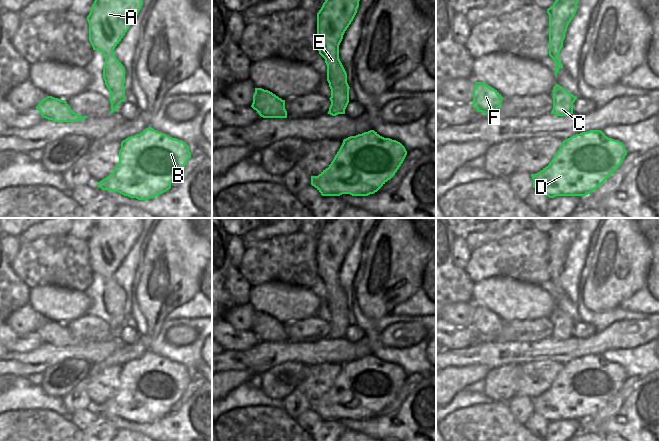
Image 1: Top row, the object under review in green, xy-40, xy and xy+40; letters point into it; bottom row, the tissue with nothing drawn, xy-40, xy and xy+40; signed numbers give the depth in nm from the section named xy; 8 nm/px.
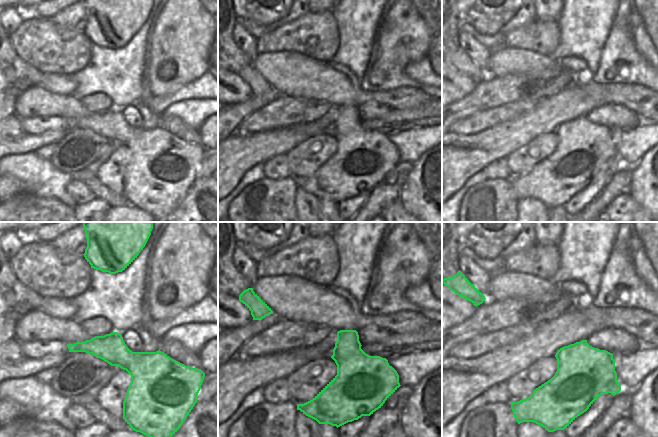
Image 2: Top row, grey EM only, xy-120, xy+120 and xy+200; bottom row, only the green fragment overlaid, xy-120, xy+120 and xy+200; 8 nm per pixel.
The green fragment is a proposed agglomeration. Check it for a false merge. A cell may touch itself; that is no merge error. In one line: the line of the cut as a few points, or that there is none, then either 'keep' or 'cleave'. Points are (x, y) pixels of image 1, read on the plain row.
cut none; keep

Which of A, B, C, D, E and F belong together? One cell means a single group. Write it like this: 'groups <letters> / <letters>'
groups A B C D E F

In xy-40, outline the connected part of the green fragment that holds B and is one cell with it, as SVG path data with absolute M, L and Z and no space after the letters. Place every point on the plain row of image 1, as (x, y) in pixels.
M149 350L140 358L121 366L119 387L106 402L97 406L97 409L102 414L118 416L138 424L148 424L169 414L171 407L179 400L190 382L189 370L185 366Z

